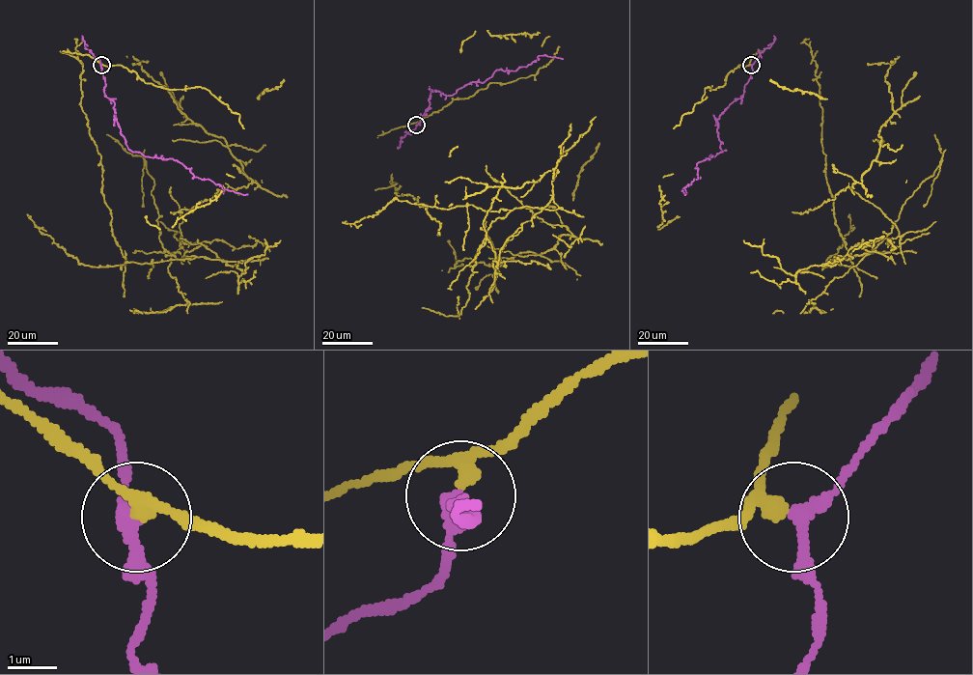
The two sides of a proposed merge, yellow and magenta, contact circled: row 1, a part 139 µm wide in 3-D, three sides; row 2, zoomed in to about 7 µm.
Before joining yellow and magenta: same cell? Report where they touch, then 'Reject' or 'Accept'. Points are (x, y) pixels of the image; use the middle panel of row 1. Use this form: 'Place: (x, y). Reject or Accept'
Place: (416, 125). Reject

